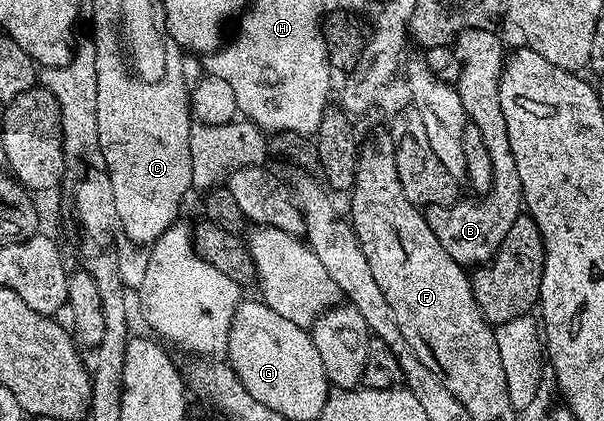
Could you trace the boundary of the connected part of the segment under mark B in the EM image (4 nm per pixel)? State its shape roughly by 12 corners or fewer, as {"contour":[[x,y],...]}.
{"contour":[[462,29],[455,88],[483,135],[493,186],[477,201],[424,210],[443,251],[493,260],[522,216],[515,155],[499,107],[507,49]]}

